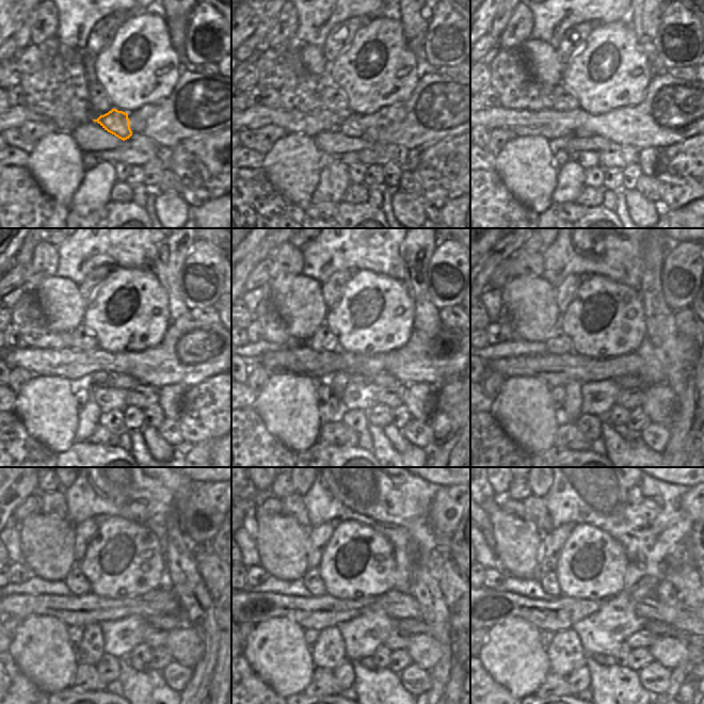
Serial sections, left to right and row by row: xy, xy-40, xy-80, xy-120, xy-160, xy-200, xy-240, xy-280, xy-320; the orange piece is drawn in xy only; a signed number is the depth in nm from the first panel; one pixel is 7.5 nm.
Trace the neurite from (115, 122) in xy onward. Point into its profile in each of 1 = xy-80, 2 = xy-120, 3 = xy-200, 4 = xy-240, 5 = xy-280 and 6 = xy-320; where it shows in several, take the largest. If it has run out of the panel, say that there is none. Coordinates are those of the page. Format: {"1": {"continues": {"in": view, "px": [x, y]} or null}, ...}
{"1": {"continues": {"in": "xy-80", "px": [581, 133]}}, "2": {"continues": {"in": "xy-120", "px": [98, 378]}}, "3": {"continues": {"in": "xy-200", "px": [573, 400]}}, "4": {"continues": {"in": "xy-240", "px": [91, 649]}}, "5": {"continues": {"in": "xy-280", "px": [328, 651]}}, "6": {"continues": {"in": "xy-320", "px": [565, 653]}}}

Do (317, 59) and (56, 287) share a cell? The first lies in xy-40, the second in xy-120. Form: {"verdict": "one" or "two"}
{"verdict": "one"}

